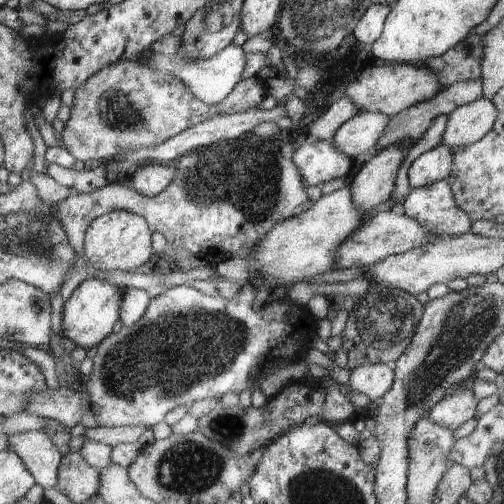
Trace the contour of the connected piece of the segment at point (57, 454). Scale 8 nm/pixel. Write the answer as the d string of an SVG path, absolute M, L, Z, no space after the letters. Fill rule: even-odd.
M44 431L12 433L11 436L7 436L7 442L10 444L9 449L21 456L23 463L27 466L28 470L31 471L36 482L38 482L42 488L57 488L57 470L60 466L63 454Z

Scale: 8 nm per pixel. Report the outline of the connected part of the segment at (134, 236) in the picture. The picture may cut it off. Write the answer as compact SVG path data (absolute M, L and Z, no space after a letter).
M110 211L95 218L87 229L83 240L85 257L90 267L97 271L134 271L146 264L154 254L150 244L150 224L142 216L128 211Z

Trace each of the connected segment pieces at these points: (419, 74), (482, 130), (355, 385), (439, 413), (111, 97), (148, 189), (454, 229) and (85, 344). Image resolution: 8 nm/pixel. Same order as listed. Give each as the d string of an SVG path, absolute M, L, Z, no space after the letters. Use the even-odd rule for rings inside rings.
M380 64L360 71L360 76L346 88L345 97L358 111L382 113L387 117L409 106L431 99L442 87L435 72L407 64Z
M486 97L456 107L448 115L443 142L451 148L468 146L492 130L497 108Z
M368 363L352 369L347 384L352 391L366 394L372 403L378 405L382 401L382 396L392 388L392 380L395 380L393 364Z
M470 383L458 385L429 410L428 417L455 431L466 421L475 418L478 402Z
M134 60L120 61L95 72L82 88L74 91L73 107L59 135L62 146L75 158L114 157L118 150L155 147L179 132L218 115L233 115L254 109L265 96L260 78L244 79L218 104L209 105L200 99L176 75L155 71Z
M146 163L131 173L132 188L139 191L140 195L156 196L171 184L176 172L174 165Z
M447 180L411 189L399 211L416 219L438 238L457 237L471 230L472 220L458 208Z
M92 276L83 280L65 301L61 318L61 331L63 336L72 340L77 347L86 350L94 348L102 342L114 328L119 319L122 293L125 288L112 286L108 282L102 282Z

